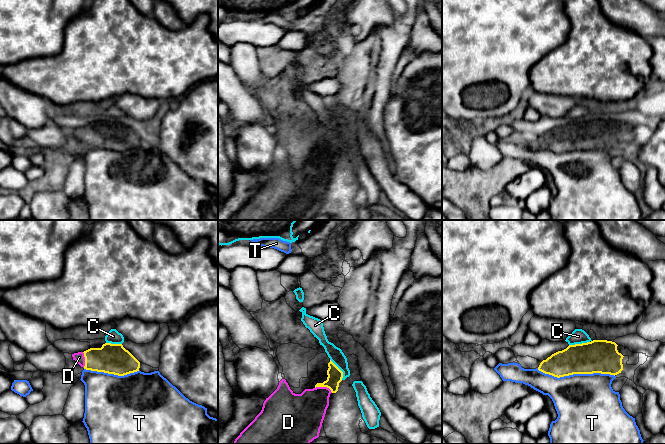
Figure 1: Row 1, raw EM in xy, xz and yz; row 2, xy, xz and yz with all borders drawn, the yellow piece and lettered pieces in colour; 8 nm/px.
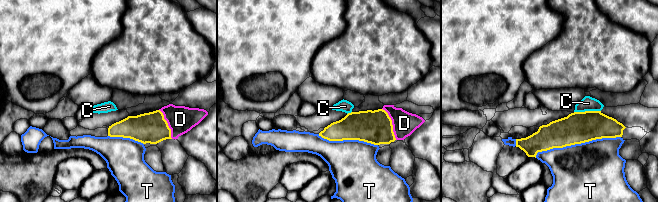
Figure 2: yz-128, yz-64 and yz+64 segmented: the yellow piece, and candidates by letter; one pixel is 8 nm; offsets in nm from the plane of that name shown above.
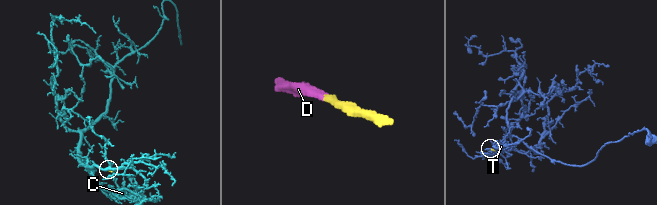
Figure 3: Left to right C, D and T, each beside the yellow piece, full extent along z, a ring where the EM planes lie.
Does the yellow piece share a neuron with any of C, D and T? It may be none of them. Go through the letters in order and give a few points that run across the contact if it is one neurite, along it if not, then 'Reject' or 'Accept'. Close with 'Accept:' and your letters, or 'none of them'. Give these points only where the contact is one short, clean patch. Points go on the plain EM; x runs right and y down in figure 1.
C: Line: yz (589, 117), (569, 121). Reject
D: Line: xz (335, 151), (324, 162), (318, 174), (306, 187). Accept
T: Reject
Accept: D

